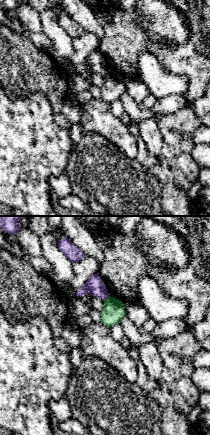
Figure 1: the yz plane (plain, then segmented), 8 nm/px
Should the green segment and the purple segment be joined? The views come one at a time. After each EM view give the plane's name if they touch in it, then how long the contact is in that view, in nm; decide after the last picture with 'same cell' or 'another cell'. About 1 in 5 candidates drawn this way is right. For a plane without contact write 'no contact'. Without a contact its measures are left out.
meets green in yz; contact 60 nm long

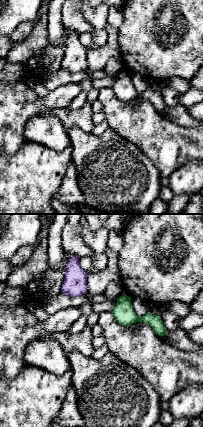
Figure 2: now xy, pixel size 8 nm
meets green in xy; contact 30 nm long

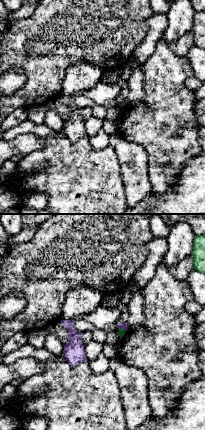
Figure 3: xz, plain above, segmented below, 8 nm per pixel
meets green in xz; contact 70 nm long

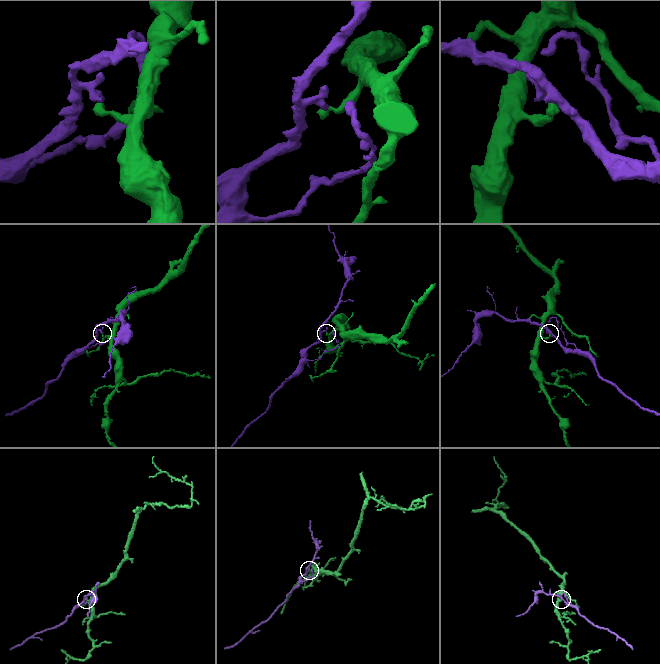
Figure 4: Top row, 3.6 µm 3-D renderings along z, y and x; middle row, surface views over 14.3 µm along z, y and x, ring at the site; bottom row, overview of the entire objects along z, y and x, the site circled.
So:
another cell

